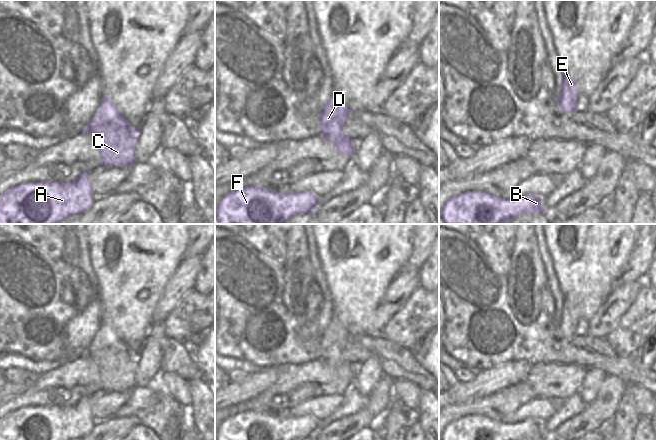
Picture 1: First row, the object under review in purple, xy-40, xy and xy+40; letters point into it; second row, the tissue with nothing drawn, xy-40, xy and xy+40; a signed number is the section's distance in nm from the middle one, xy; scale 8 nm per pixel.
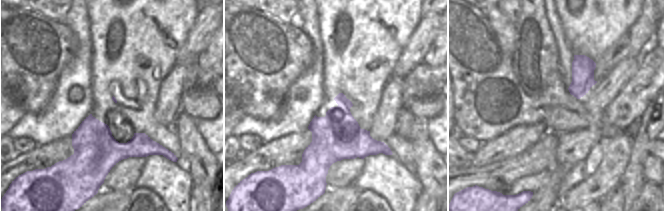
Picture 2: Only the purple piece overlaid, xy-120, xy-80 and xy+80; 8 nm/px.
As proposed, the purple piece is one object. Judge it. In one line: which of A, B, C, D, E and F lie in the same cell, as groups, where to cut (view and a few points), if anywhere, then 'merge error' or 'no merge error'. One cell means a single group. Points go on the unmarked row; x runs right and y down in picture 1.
groups A B C D E F; cut none; no merge error

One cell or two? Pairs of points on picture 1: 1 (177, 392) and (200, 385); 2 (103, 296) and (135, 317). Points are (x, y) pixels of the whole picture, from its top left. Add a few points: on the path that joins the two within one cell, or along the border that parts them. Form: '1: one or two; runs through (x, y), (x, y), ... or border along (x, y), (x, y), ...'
1: two; border along (189, 381), (190, 404), (186, 408)
2: one; runs through (111, 296), (114, 296), (127, 309)

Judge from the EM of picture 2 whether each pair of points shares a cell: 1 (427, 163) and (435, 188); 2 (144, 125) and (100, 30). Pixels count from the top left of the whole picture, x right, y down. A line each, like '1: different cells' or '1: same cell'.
1: same cell
2: same cell

